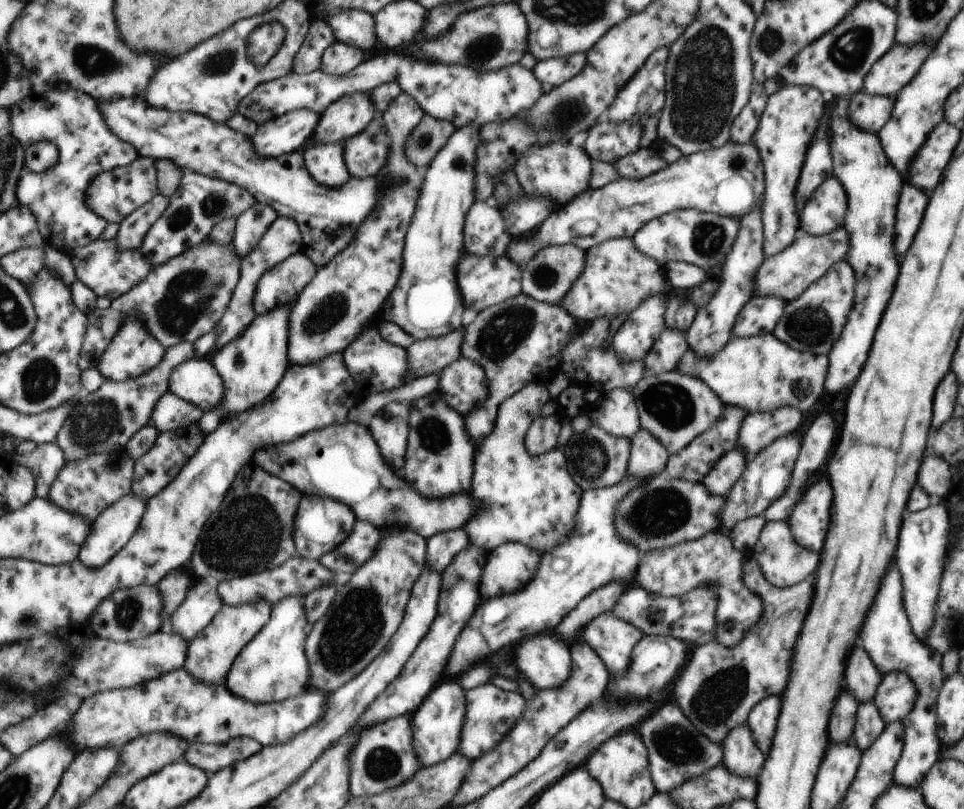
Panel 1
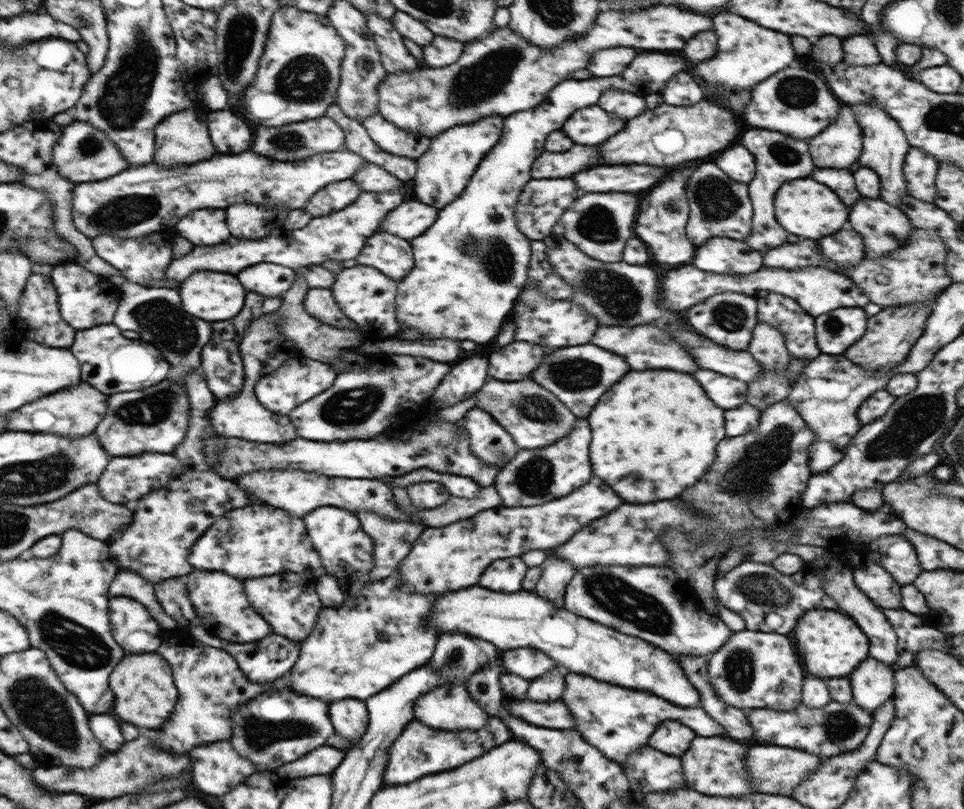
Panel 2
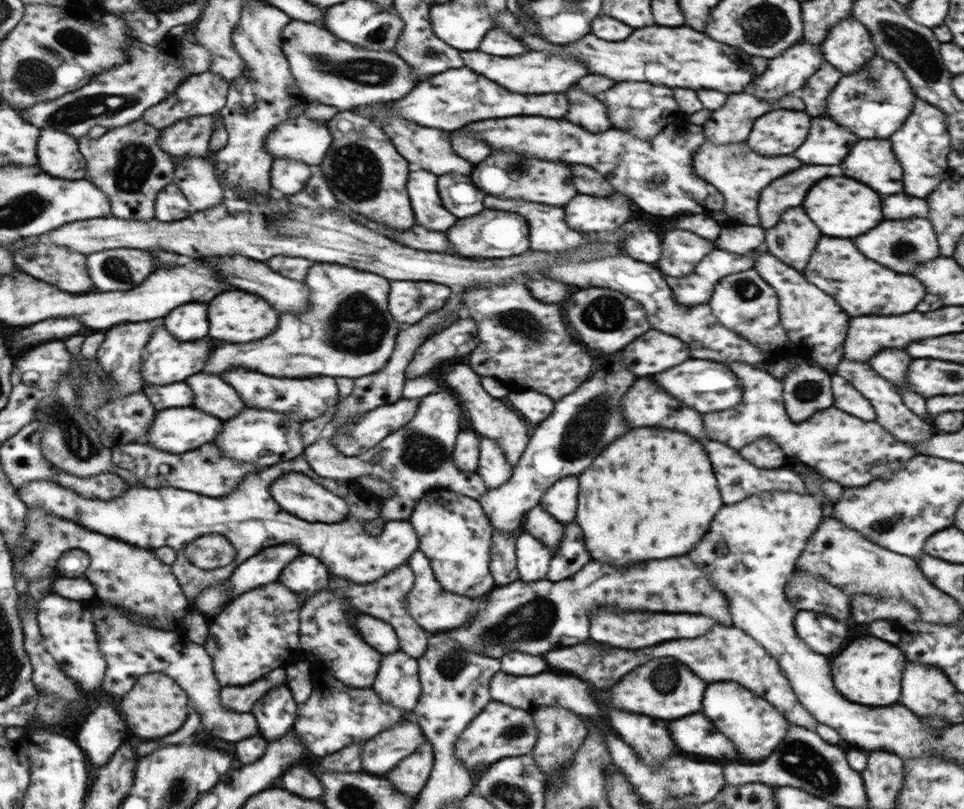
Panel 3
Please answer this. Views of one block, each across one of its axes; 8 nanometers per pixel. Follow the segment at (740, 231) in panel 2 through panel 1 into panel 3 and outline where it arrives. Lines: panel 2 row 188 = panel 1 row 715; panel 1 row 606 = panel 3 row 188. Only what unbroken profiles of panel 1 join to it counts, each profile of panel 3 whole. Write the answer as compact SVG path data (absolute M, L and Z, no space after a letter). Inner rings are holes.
M804 166L802 170L790 172L778 180L774 180L770 186L761 190L757 211L760 217L760 226L769 229L778 224L780 214L786 212L786 208L800 206L806 192L816 184L818 180L826 176L842 176L840 166Z

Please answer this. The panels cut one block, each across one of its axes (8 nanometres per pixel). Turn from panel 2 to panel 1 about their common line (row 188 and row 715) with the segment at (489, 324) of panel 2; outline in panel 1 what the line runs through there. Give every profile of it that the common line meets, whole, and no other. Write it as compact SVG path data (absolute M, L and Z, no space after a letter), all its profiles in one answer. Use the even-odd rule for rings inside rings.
M492 683L482 684L474 690L466 690L465 721L459 736L458 752L469 761L480 758L486 751L493 749L501 738L511 731L525 711L526 700L519 692L500 689Z

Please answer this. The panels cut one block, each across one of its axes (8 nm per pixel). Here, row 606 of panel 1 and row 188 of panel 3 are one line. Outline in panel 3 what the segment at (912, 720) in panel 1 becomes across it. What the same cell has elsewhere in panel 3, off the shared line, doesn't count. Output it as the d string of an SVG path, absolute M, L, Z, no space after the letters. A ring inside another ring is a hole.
M860 140L840 168L844 176L872 186L878 194L898 194L904 190L902 168L890 140Z

